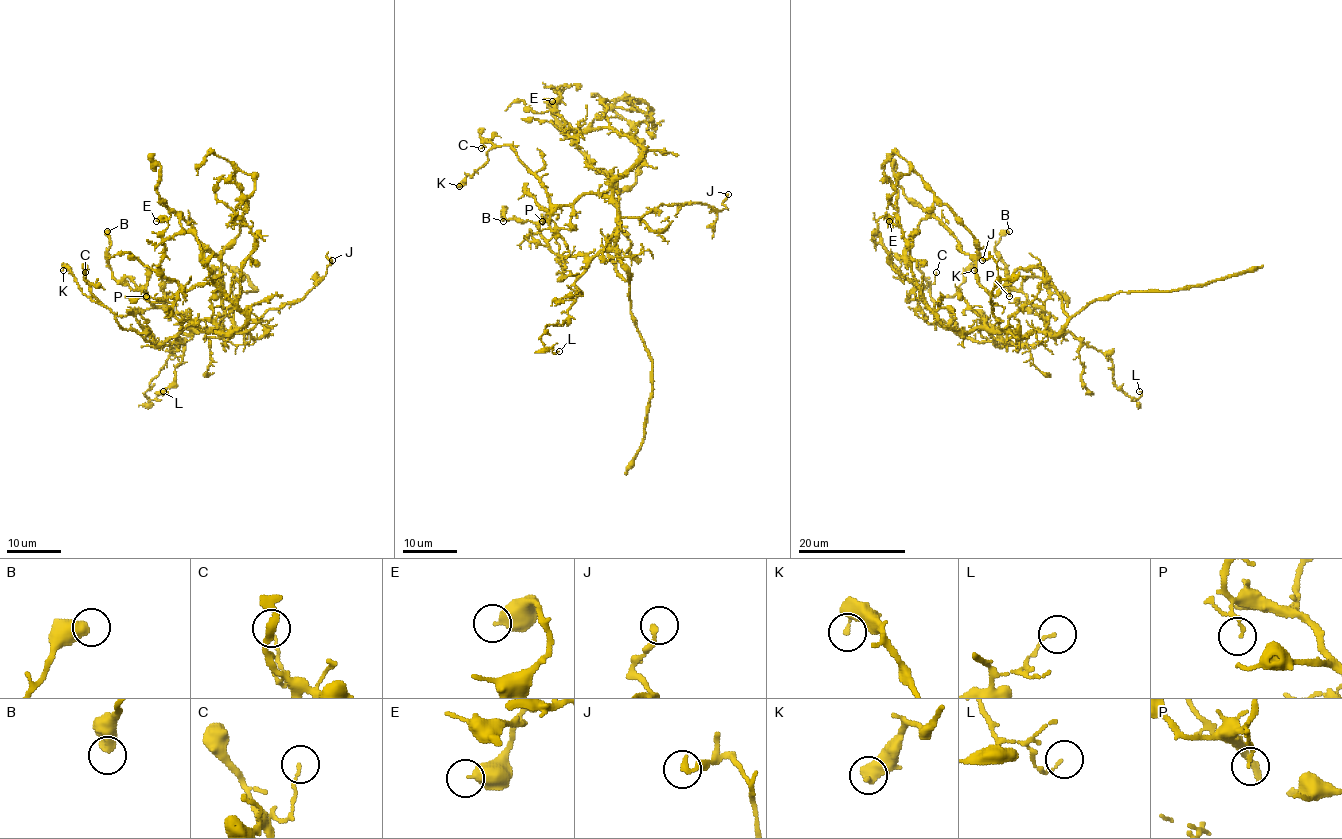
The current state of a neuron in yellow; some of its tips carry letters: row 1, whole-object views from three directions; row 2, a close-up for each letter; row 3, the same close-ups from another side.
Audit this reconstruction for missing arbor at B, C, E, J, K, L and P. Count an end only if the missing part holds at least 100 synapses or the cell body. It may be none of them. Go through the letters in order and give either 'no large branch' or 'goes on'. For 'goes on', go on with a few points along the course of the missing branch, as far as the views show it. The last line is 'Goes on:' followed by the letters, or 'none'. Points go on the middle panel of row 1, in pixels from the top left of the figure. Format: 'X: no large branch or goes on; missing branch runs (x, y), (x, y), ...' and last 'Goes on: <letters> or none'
B: no large branch
C: no large branch
E: no large branch
J: no large branch
K: no large branch
L: no large branch
P: no large branch
Goes on: none

